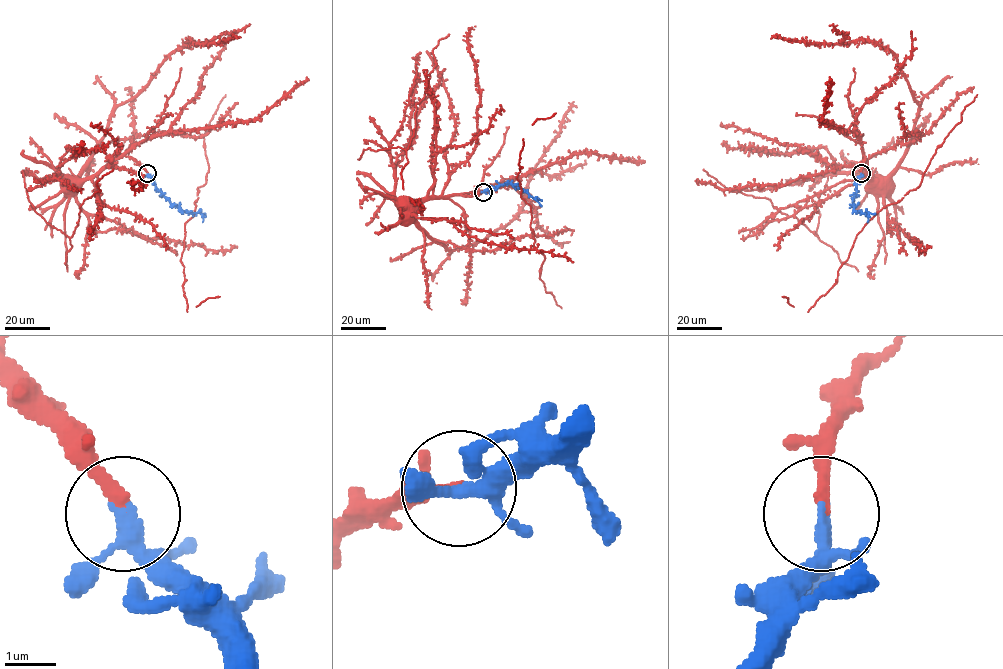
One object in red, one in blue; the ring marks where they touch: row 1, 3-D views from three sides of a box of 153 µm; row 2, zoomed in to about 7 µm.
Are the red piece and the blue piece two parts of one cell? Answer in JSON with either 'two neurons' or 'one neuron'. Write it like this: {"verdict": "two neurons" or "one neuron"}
{"verdict": "one neuron"}

